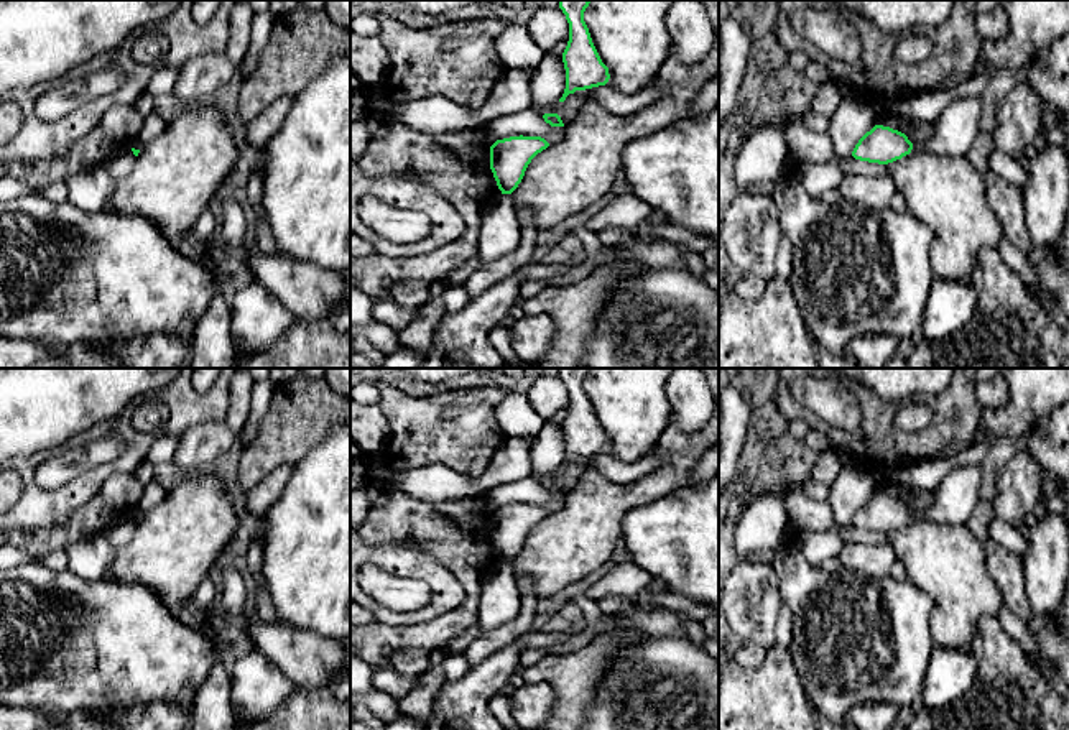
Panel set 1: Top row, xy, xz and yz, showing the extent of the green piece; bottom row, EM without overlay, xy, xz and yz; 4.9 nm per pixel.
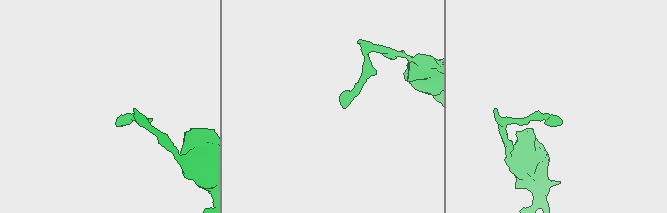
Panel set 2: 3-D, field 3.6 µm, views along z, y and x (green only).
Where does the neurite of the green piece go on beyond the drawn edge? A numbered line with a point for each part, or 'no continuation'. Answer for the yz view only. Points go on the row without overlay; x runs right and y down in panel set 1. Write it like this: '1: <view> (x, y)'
no continuation

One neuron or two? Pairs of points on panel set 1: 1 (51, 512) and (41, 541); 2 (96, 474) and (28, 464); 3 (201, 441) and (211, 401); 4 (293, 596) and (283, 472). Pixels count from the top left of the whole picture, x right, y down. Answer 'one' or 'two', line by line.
1: two
2: one
3: two
4: two

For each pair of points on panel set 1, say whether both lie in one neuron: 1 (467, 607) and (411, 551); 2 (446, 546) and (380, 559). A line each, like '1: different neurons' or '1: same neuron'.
1: different neurons
2: different neurons

